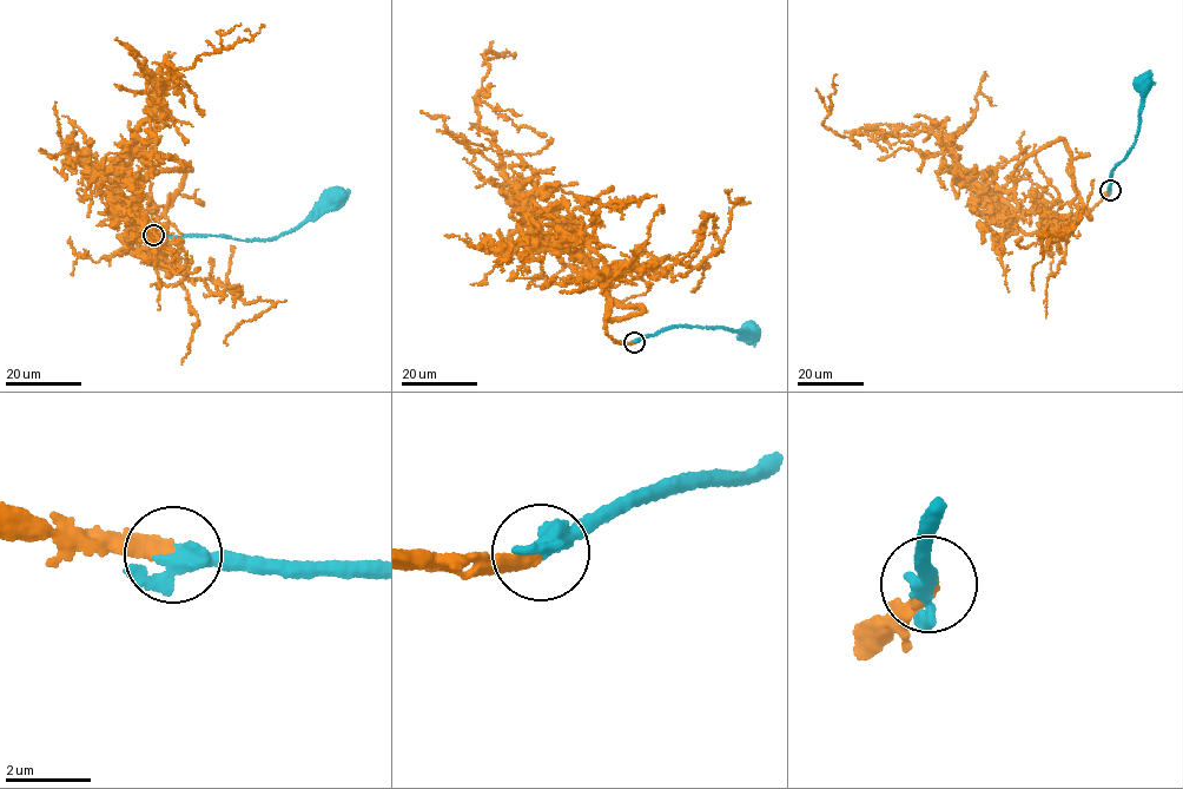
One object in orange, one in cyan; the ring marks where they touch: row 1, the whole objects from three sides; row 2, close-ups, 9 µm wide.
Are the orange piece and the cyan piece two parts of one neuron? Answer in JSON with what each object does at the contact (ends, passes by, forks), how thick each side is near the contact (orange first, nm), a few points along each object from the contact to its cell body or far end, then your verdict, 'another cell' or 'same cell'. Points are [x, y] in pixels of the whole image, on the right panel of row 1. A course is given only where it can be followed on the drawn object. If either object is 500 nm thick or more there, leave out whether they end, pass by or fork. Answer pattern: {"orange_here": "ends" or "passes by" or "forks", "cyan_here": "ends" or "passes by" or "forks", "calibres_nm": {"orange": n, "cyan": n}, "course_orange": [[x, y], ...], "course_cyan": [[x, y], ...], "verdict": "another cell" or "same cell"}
{"orange_here": "ends", "cyan_here": "passes by", "calibres_nm": {"orange": 380, "cyan": 360}, "course_orange": [[1110, 190], [1084, 212], [1028, 214], [962, 176], [930, 133], [863, 127], [841, 137], [823, 122], [837, 74]], "course_cyan": [[1110, 190], [1114, 168], [1127, 157], [1138, 132], [1143, 102], [1138, 84], [1139, 79], [1144, 80]], "verdict": "same cell"}

